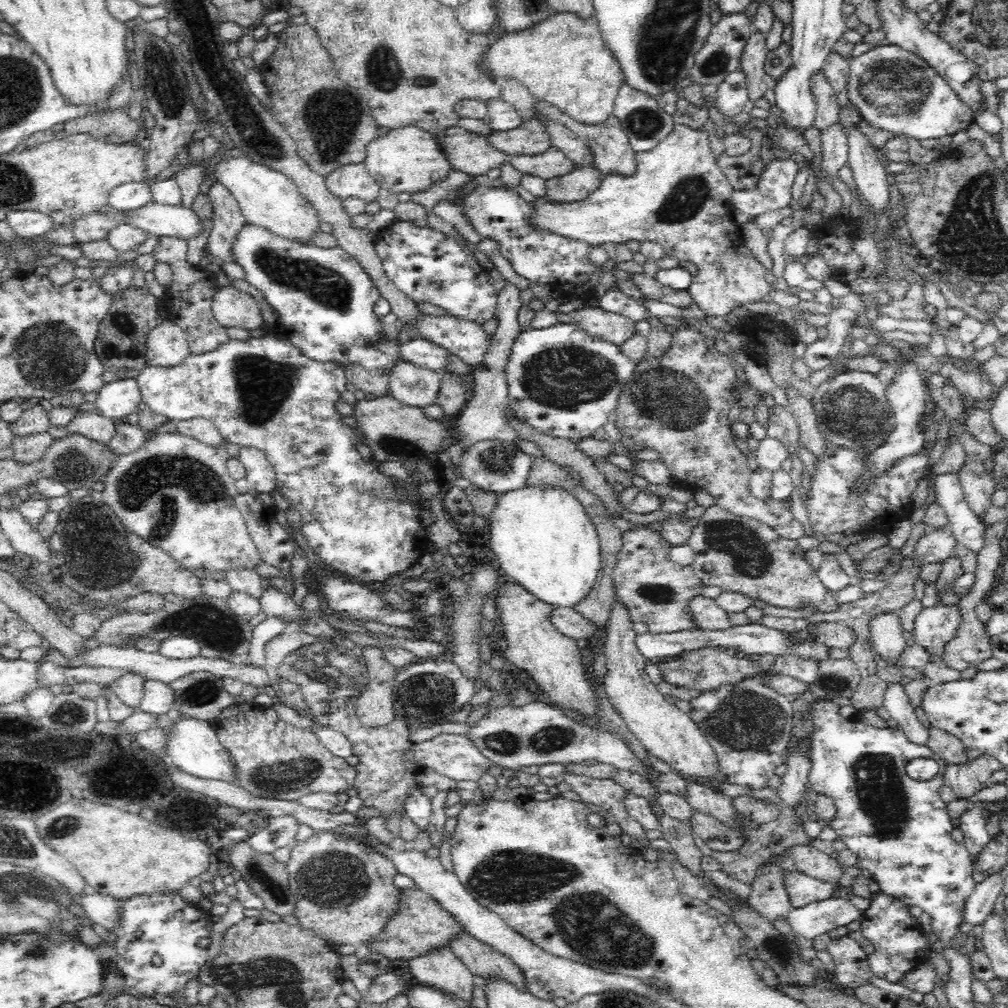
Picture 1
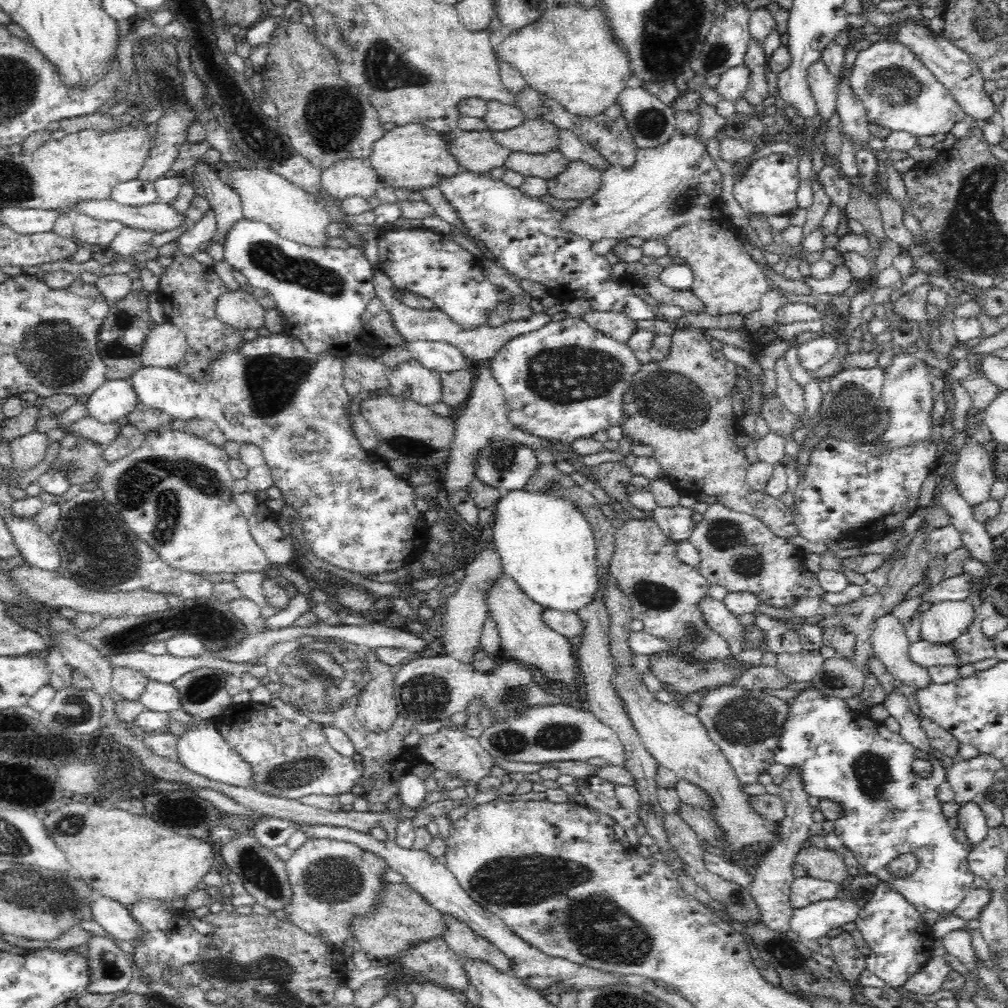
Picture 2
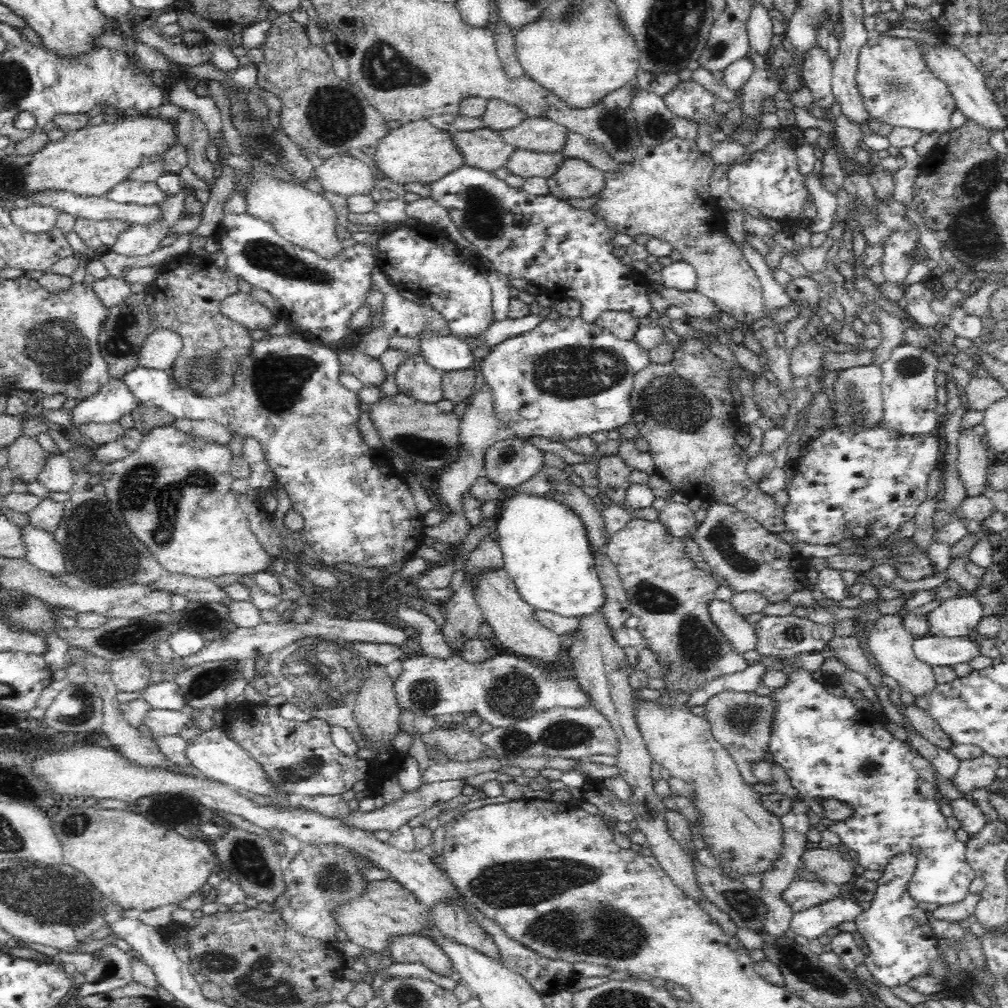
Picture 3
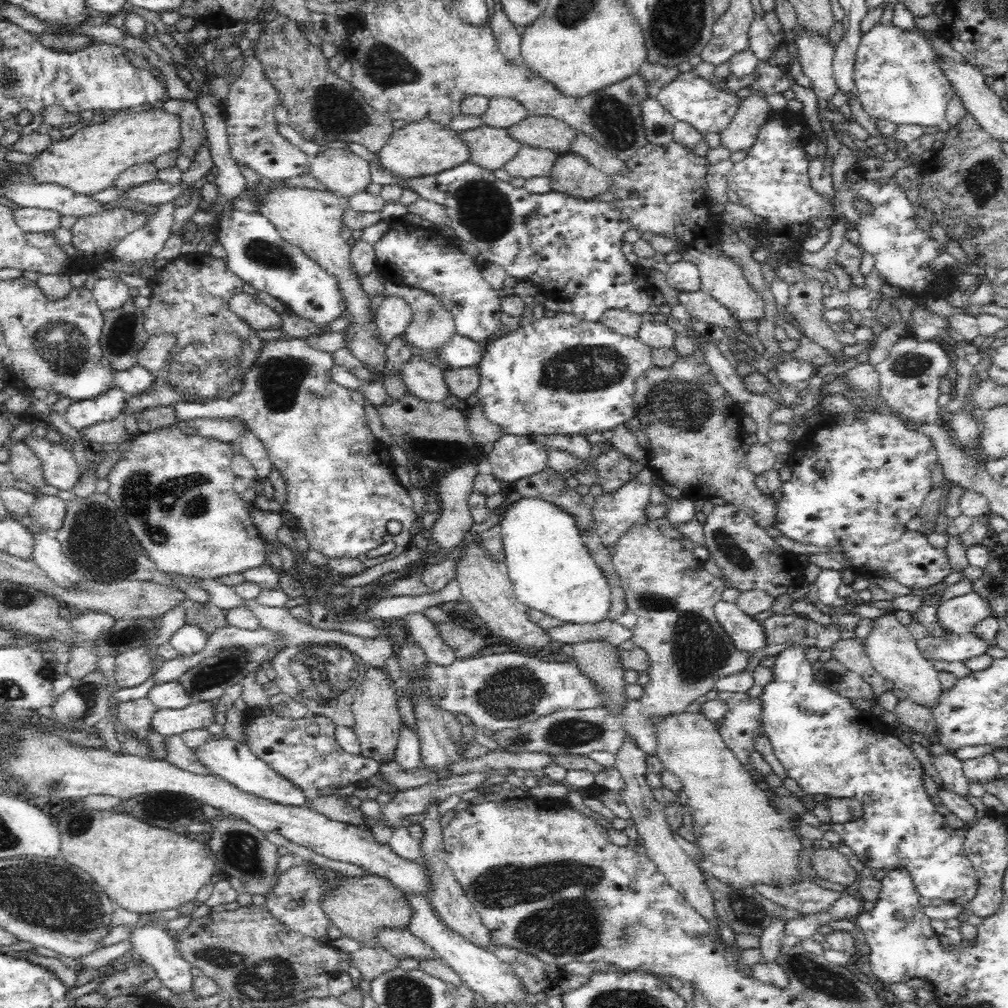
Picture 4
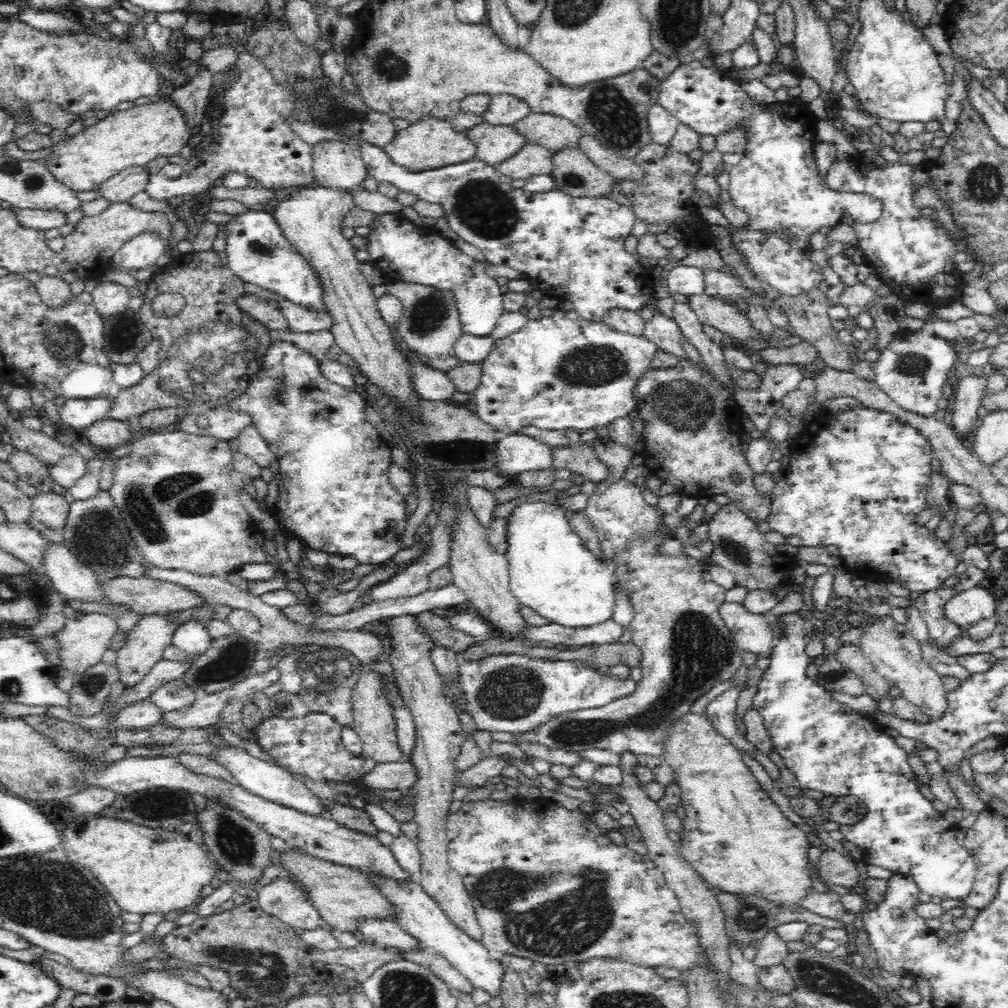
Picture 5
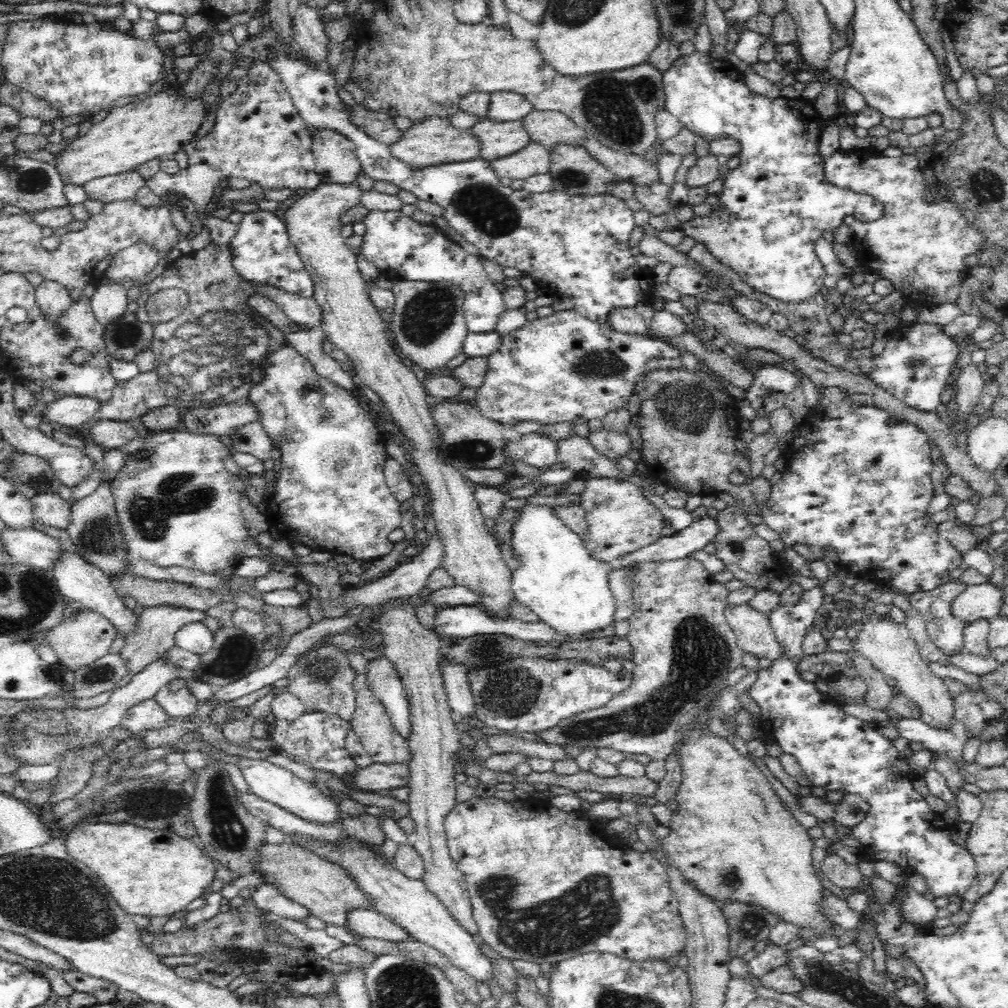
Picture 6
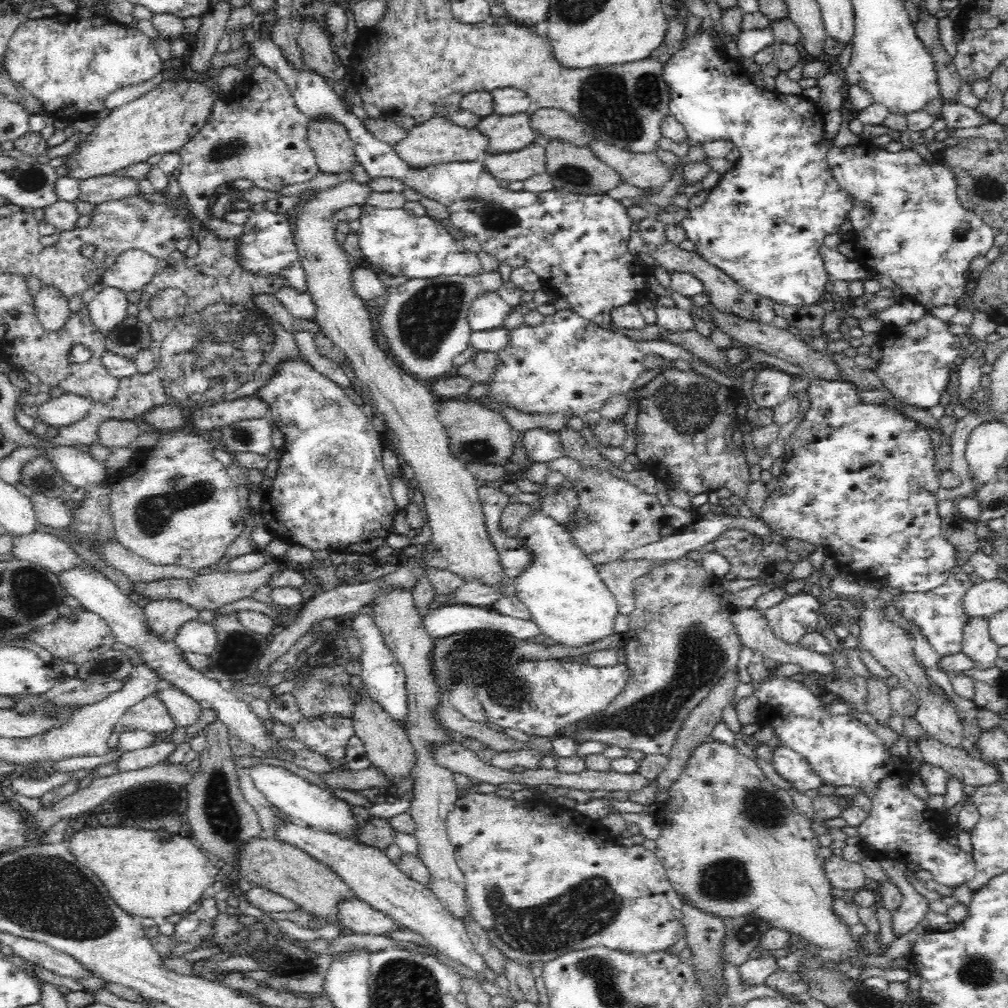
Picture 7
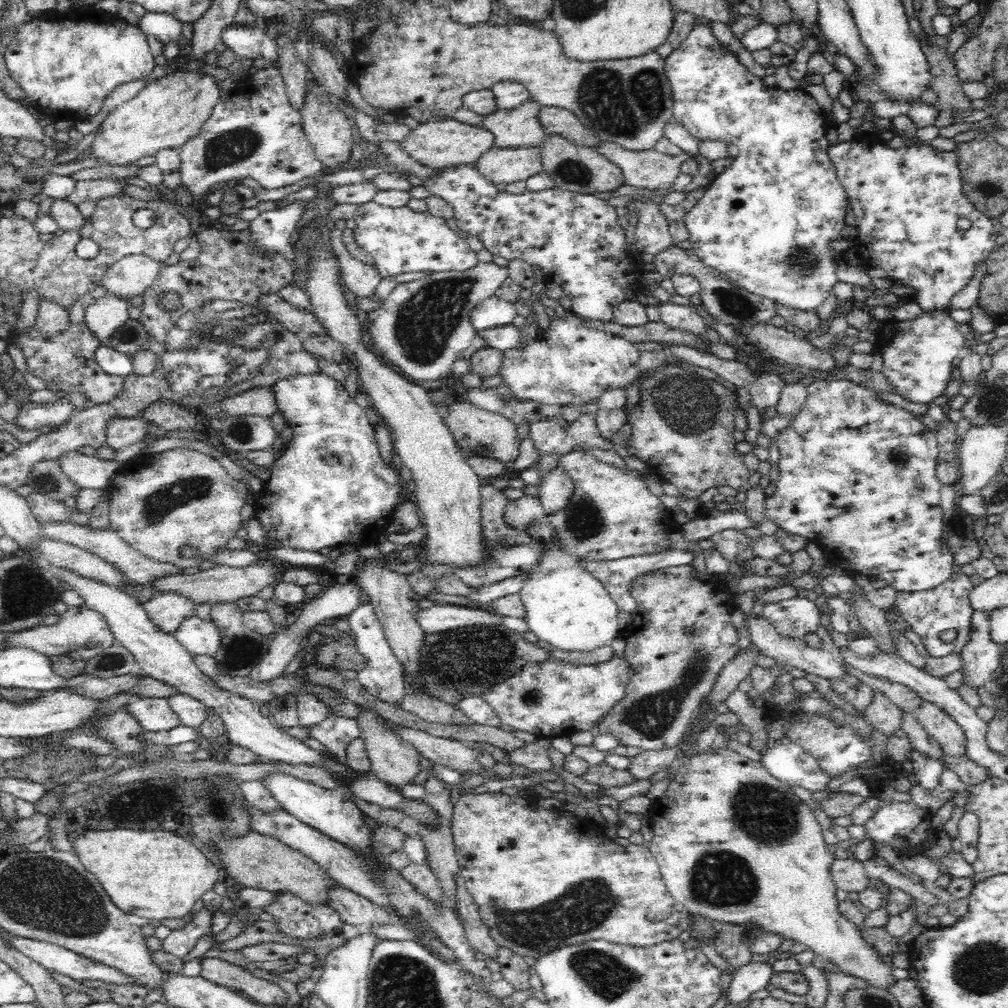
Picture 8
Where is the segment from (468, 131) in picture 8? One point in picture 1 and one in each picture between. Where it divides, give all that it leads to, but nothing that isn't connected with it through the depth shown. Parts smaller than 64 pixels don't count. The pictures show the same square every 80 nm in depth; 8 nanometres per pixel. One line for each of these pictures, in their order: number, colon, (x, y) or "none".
1: (408, 159)
2: (412, 156)
3: (417, 151)
4: (421, 148)
5: (430, 143)
6: (433, 141)
7: (438, 140)

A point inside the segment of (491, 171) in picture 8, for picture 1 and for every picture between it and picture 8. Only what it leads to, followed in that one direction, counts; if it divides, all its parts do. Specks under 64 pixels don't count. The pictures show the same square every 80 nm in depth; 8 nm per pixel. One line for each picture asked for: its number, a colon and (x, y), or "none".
1: (552, 163)
2: (547, 165)
3: (525, 163)
4: (528, 162)
5: (532, 159)
6: (534, 158)
7: (520, 165)

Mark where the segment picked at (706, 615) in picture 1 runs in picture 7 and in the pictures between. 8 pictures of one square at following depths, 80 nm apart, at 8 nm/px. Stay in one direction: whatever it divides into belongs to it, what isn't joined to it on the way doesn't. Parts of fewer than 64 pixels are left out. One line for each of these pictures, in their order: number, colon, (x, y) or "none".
2: (717, 616)
3: (742, 635)
4: (747, 634)
5: (752, 633)
6: (754, 634)
7: (753, 628)

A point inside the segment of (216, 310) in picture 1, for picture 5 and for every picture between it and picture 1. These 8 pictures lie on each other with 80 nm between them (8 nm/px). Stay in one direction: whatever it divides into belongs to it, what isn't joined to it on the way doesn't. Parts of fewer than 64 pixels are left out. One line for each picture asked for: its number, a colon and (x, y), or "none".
2: (239, 309)
3: (243, 308)
4: (248, 307)
5: (265, 312)

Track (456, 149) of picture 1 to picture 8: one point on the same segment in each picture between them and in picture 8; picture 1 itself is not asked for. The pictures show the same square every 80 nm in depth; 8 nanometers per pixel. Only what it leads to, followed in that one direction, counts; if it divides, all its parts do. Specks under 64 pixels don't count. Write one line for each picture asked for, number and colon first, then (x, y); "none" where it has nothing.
2: (476, 151)
3: (482, 148)
4: (491, 148)
5: (493, 144)
6: (497, 139)
7: (505, 134)
8: (520, 127)

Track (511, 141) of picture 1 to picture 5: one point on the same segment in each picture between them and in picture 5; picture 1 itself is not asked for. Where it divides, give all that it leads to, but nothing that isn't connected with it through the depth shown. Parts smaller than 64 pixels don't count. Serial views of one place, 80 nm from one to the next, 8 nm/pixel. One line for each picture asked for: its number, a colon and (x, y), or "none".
2: (534, 136)
3: (538, 134)
4: (547, 132)
5: (554, 133)

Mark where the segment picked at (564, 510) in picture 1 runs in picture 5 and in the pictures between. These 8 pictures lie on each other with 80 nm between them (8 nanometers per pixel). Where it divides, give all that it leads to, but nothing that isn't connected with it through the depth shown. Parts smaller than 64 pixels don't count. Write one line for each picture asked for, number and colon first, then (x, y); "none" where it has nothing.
2: (546, 545)
3: (546, 551)
4: (551, 569)
5: (551, 571)

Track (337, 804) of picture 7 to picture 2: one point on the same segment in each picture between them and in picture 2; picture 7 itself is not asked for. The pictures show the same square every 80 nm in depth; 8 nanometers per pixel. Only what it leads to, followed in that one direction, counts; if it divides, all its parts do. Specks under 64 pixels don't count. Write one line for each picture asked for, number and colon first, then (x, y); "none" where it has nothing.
2: (202, 750)
3: (214, 755)
4: (230, 760)
5: (272, 783)
6: (279, 786)

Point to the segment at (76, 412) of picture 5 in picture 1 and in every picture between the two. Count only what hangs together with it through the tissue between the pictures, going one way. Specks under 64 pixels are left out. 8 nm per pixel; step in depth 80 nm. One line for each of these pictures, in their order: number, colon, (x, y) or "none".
1: (119, 398)
2: (115, 399)
3: (113, 400)
4: (107, 406)

